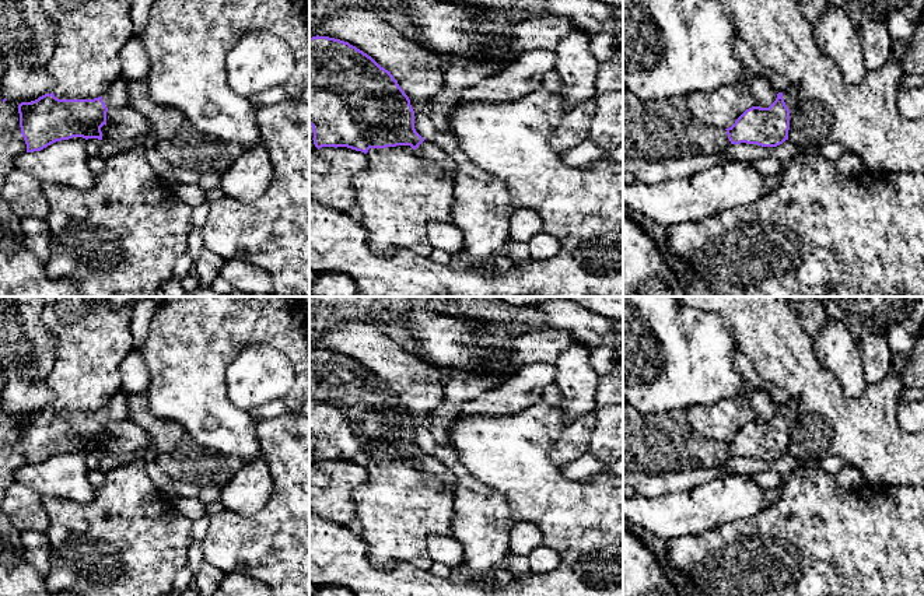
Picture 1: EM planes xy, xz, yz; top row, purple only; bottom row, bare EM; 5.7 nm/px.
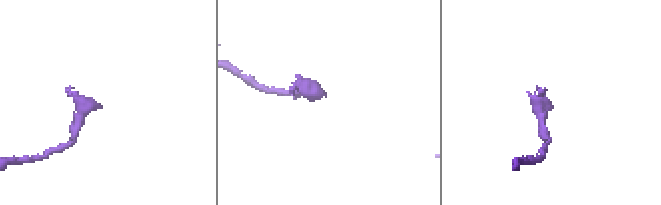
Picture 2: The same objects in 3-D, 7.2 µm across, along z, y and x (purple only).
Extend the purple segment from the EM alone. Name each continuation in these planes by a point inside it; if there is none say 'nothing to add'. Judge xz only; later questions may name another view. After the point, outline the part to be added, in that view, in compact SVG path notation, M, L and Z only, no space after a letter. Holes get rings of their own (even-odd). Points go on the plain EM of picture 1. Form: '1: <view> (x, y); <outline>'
1: xz (427, 463); M424 453L417 462L416 467L427 474L437 477L448 490L456 488L455 476L434 456Z

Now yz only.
1: yz (790, 409); M790 402L790 403L783 404L783 411L788 423L795 421L797 414L798 414L797 402Z

